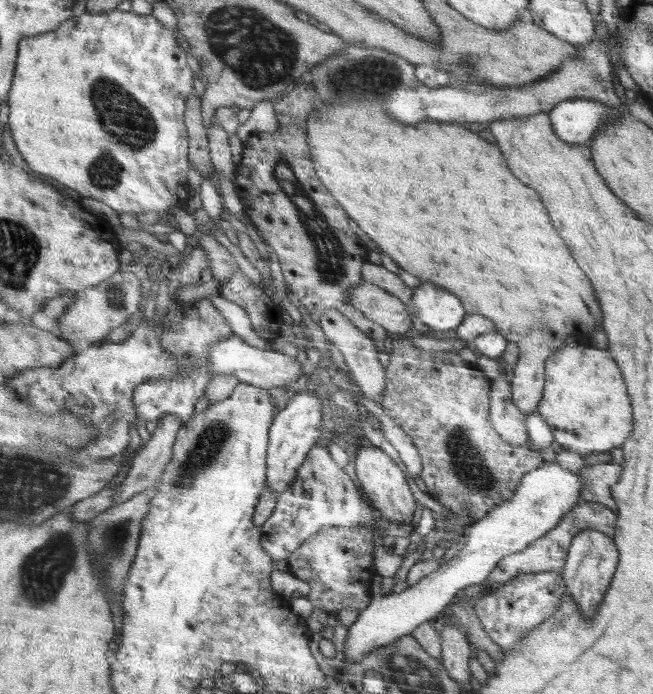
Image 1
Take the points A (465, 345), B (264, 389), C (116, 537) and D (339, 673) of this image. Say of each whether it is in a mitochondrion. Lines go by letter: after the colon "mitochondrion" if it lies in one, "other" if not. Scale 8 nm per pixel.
A: other
B: other
C: mitochondrion
D: other

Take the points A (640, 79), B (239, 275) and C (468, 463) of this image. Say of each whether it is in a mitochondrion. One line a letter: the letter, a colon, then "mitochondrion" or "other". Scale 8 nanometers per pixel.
A: other
B: other
C: mitochondrion

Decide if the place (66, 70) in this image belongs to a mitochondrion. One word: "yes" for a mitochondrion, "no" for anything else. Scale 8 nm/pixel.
no

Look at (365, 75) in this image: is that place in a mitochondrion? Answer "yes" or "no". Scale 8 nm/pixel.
yes

